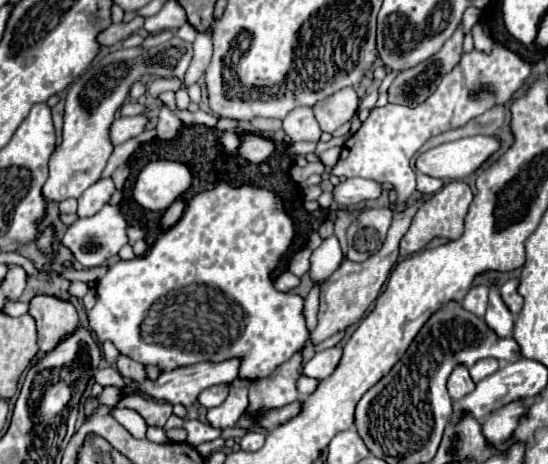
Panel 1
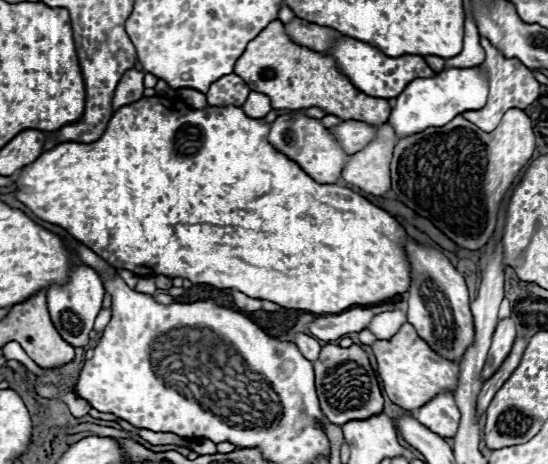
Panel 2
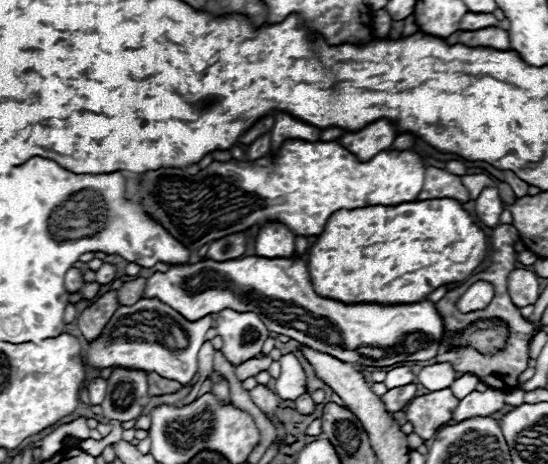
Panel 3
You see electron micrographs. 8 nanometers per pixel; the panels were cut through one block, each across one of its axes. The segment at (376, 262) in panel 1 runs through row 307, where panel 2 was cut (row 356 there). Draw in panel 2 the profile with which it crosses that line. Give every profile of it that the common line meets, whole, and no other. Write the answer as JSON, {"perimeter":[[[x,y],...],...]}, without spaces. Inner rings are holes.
{"perimeter":[[[336,344],[322,346],[320,358],[314,362],[314,372],[320,410],[332,424],[342,426],[346,422],[366,420],[382,412],[384,398],[376,380],[376,372],[372,370],[368,354],[358,344],[350,348],[340,348]]]}

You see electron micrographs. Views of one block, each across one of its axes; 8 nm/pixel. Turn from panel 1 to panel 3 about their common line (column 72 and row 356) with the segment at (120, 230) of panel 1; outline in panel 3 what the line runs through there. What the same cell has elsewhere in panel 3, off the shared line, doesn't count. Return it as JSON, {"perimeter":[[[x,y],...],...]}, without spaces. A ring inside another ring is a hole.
{"perimeter":[[[224,308],[216,314],[216,330],[224,342],[220,352],[232,366],[258,356],[262,352],[264,340],[270,334],[266,324],[254,312],[236,312],[232,308]],[[248,332],[256,334],[258,340],[246,344],[244,336]]]}

